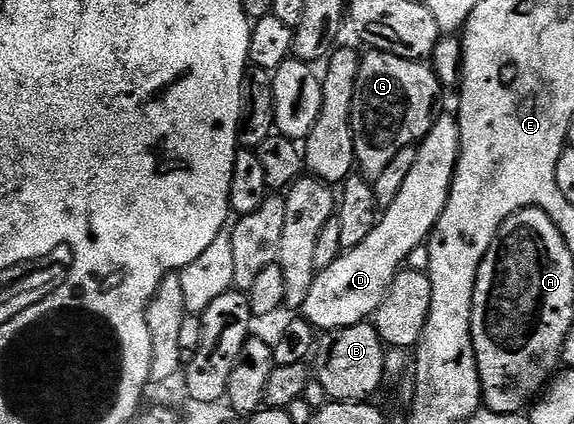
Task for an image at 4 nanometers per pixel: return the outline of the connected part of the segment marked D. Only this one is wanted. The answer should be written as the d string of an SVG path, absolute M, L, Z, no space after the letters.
M439 114L428 134L417 146L416 162L412 165L407 179L400 185L399 194L395 200L379 216L379 223L373 227L372 232L360 245L343 252L332 265L326 266L324 270L315 275L312 287L308 291L308 297L305 298L305 303L300 309L301 316L308 320L315 327L315 330L325 333L337 328L347 328L348 325L360 324L371 318L378 310L392 281L409 260L411 251L425 244L434 230L436 221L439 220L440 213L444 211L444 205L447 204L447 199L450 196L455 167L458 164L459 139L457 118L453 114Z

